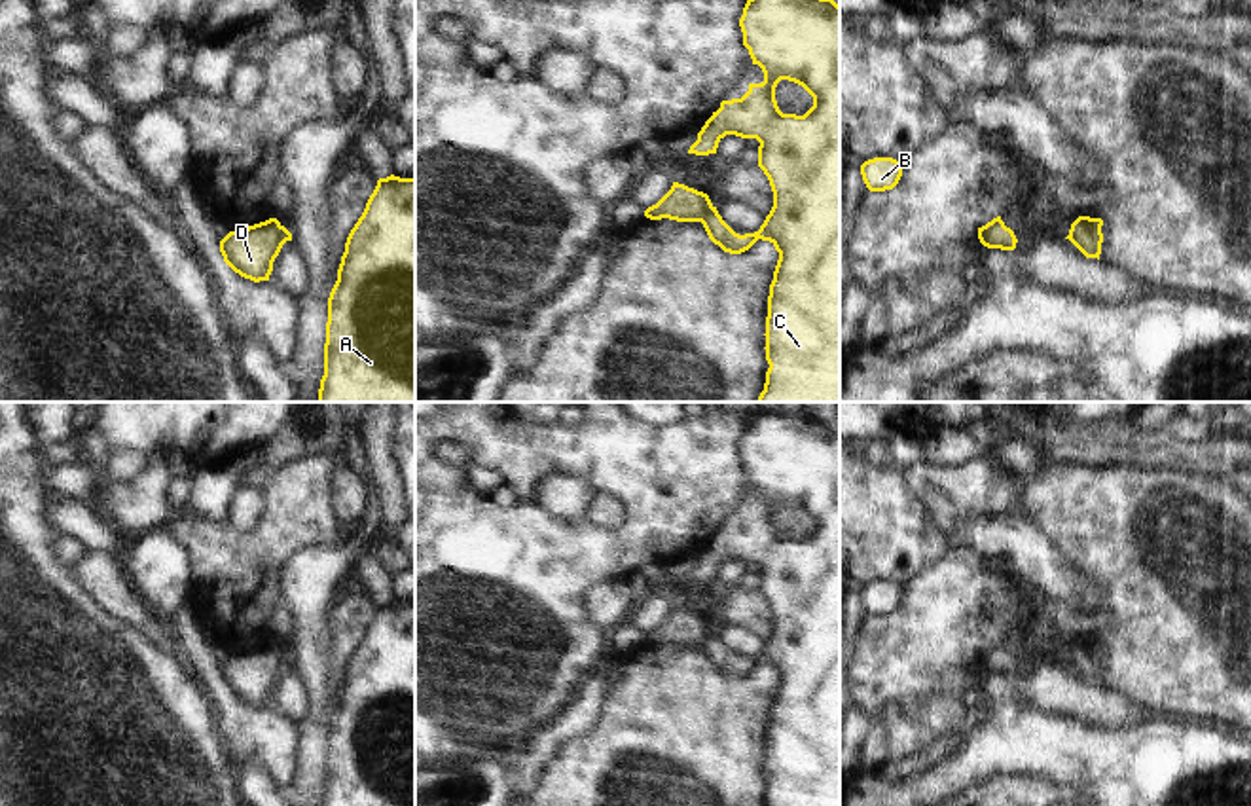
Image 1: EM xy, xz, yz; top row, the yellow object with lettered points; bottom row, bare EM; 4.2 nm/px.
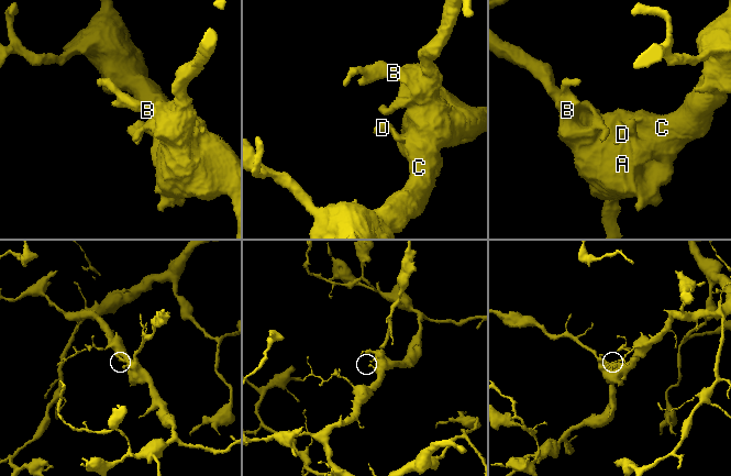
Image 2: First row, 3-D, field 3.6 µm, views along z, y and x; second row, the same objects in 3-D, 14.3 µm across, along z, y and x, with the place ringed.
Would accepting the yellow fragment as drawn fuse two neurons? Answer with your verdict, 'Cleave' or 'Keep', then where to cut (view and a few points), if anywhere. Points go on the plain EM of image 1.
Cleave. Split along xz (711, 630), (700, 645)

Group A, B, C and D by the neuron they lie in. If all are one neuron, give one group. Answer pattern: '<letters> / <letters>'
A B C / D

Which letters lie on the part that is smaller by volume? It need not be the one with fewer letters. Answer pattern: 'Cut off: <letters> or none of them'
Cut off: D

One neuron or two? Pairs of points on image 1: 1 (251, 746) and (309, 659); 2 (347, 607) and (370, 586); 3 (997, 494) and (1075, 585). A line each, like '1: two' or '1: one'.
1: two
2: two
3: two

